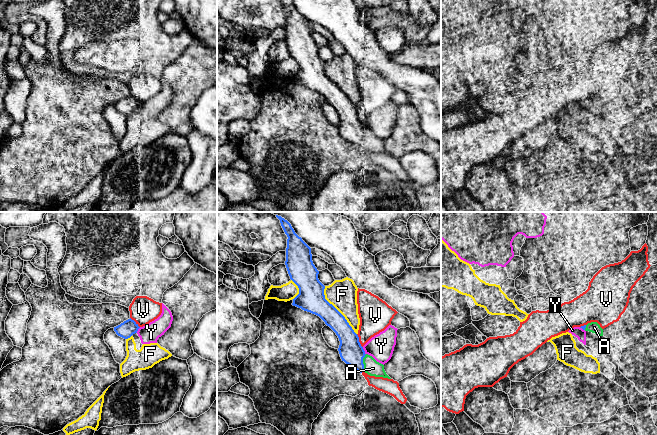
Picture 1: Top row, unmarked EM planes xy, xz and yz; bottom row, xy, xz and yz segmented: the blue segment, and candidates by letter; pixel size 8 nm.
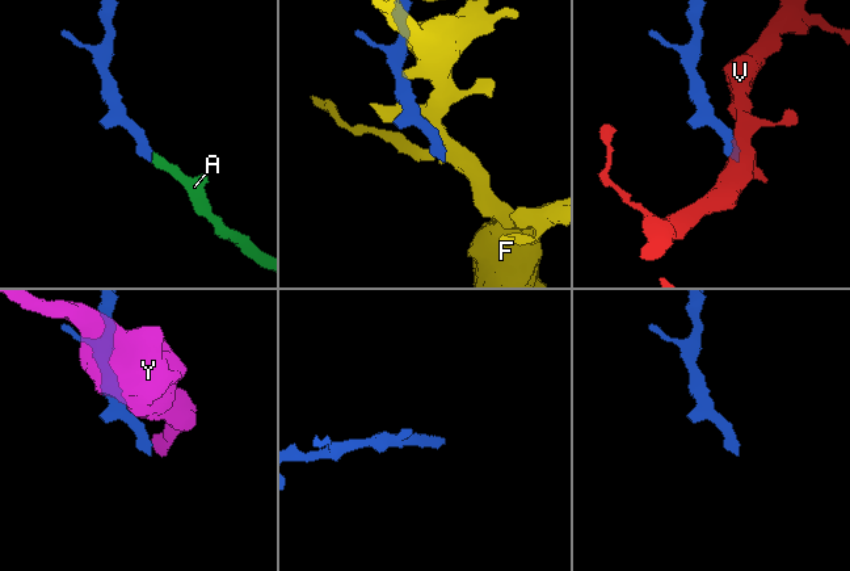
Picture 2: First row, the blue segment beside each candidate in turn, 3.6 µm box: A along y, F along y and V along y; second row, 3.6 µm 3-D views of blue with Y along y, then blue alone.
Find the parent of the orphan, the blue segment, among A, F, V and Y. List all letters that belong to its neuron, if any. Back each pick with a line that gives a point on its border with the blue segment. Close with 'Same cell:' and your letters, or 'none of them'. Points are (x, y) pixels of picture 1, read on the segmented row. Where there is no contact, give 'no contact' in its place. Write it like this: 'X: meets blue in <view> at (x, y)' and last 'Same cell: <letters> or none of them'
A: meets blue in xz at (362, 362)
Same cell: A

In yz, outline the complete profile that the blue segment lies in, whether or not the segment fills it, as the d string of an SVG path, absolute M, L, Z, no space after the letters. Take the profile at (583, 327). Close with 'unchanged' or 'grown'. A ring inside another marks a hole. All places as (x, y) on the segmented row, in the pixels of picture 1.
M597 322L588 323L587 325L581 326L580 328L582 328L585 331L595 333L599 336L603 336L603 329Z; grown

